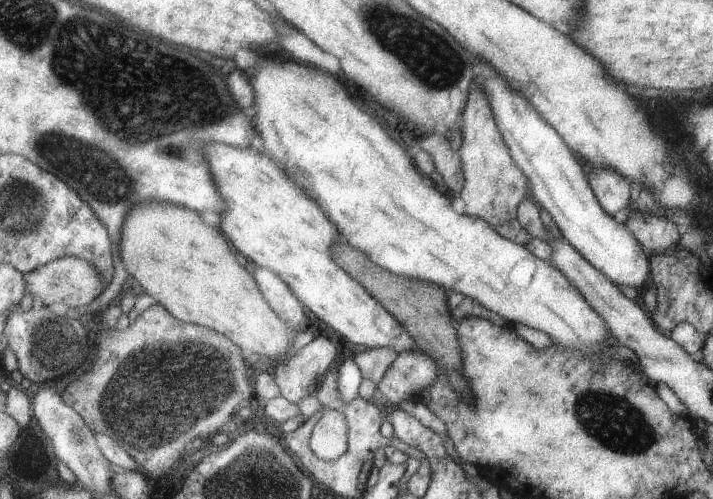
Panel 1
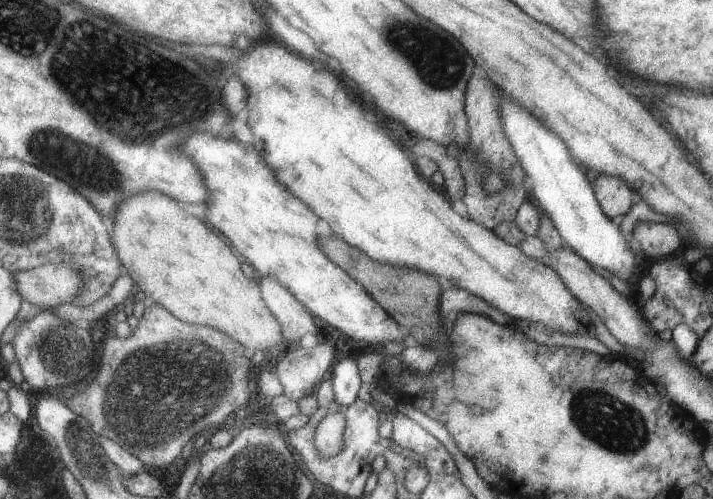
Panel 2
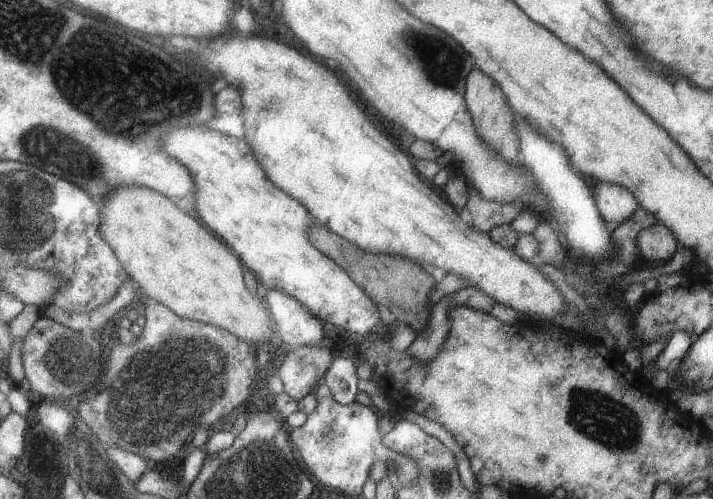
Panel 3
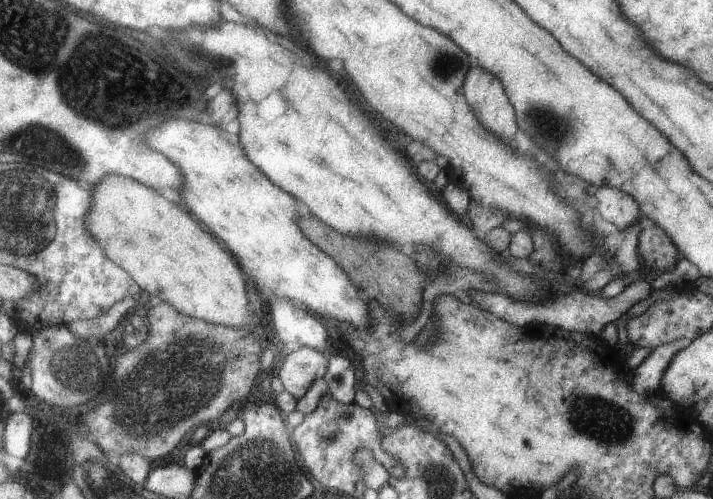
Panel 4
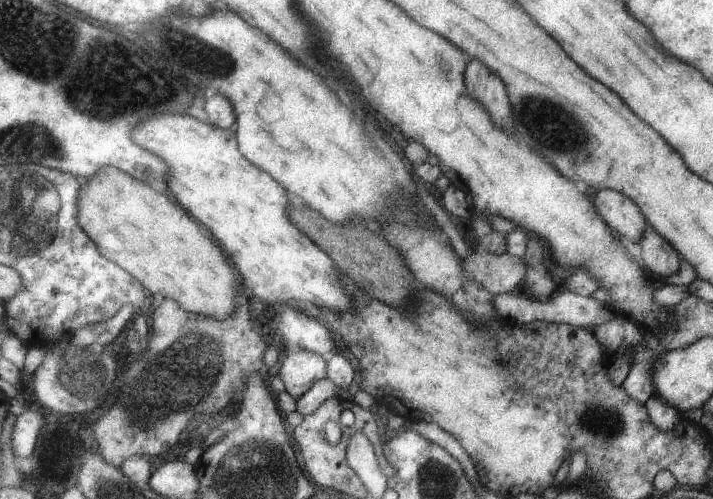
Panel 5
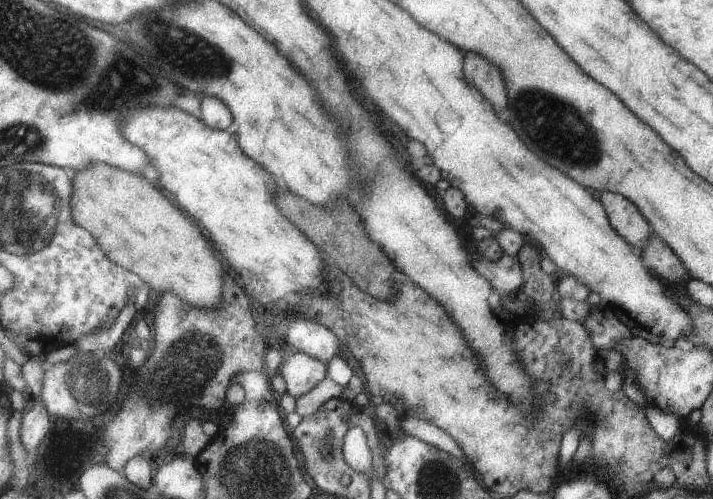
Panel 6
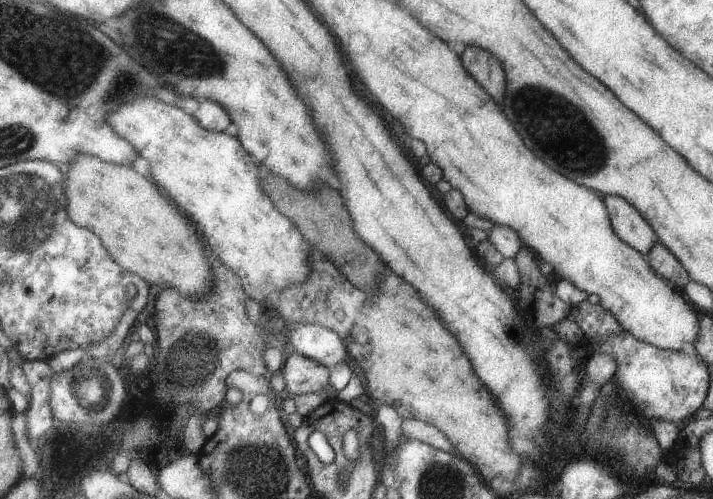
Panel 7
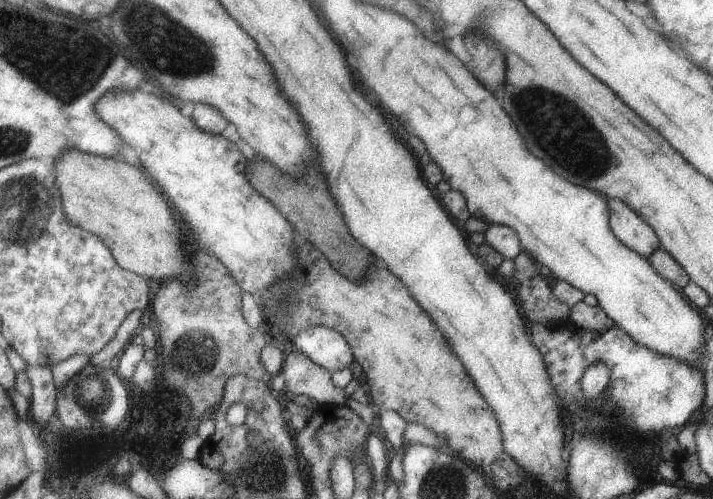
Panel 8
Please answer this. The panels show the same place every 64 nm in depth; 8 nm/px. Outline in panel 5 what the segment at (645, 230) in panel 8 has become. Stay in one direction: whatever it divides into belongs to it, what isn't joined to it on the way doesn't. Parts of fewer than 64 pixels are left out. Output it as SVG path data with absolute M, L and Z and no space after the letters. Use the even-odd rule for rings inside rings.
M601 190L595 194L593 202L597 202L594 205L610 228L631 242L637 243L648 227L637 205L619 192Z

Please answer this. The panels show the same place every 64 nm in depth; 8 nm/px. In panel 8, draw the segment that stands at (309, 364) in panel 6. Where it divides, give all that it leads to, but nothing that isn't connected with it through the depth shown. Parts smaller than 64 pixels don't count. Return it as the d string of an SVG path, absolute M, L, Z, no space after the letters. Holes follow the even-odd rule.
M301 350L288 354L284 369L288 390L294 395L307 395L320 406L345 406L350 396L334 383L332 372L311 360Z

